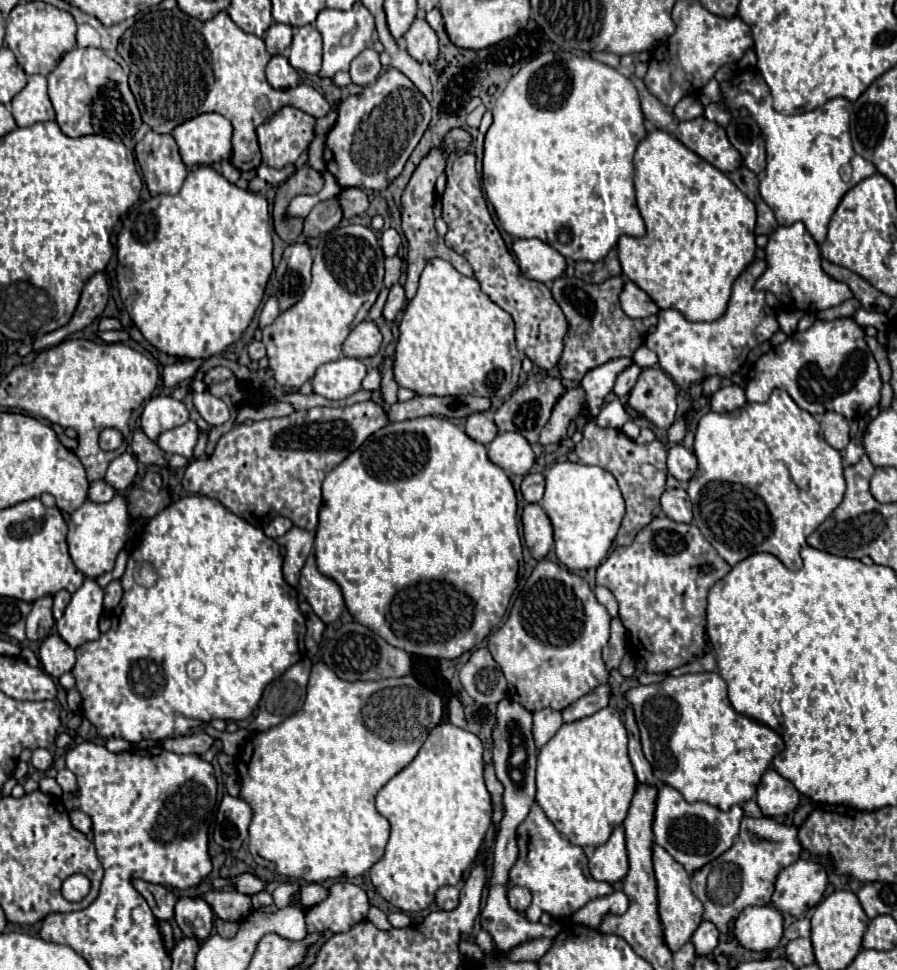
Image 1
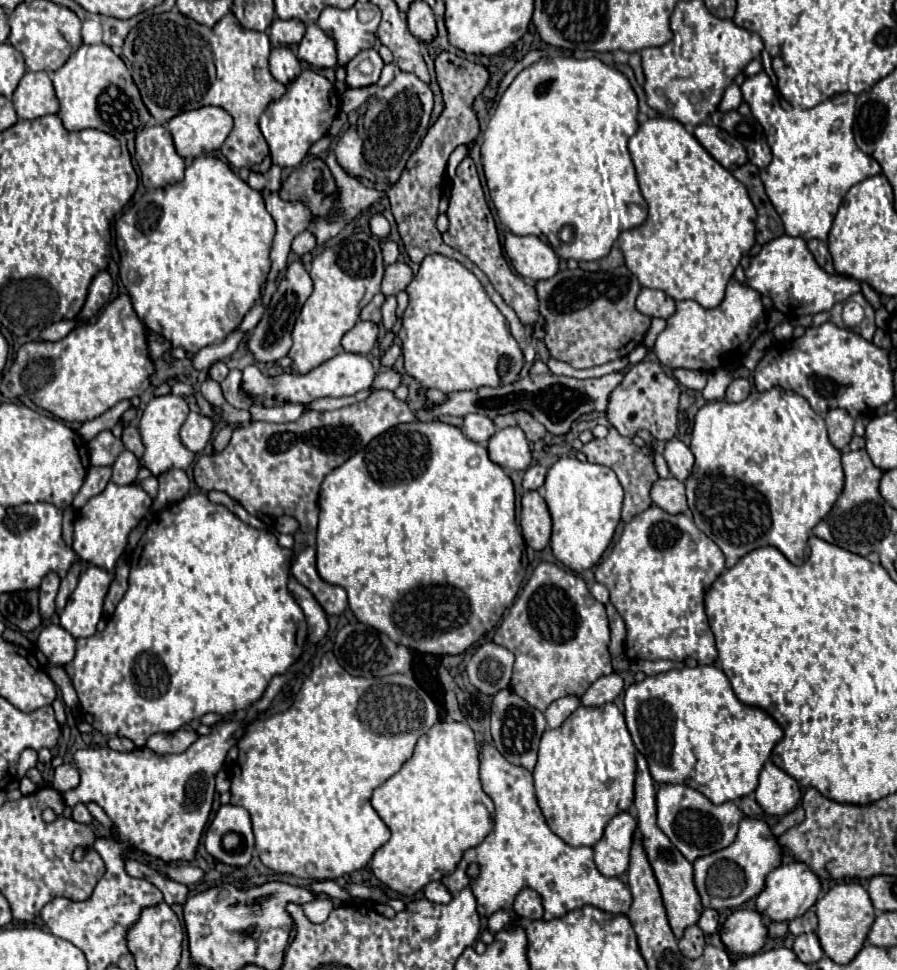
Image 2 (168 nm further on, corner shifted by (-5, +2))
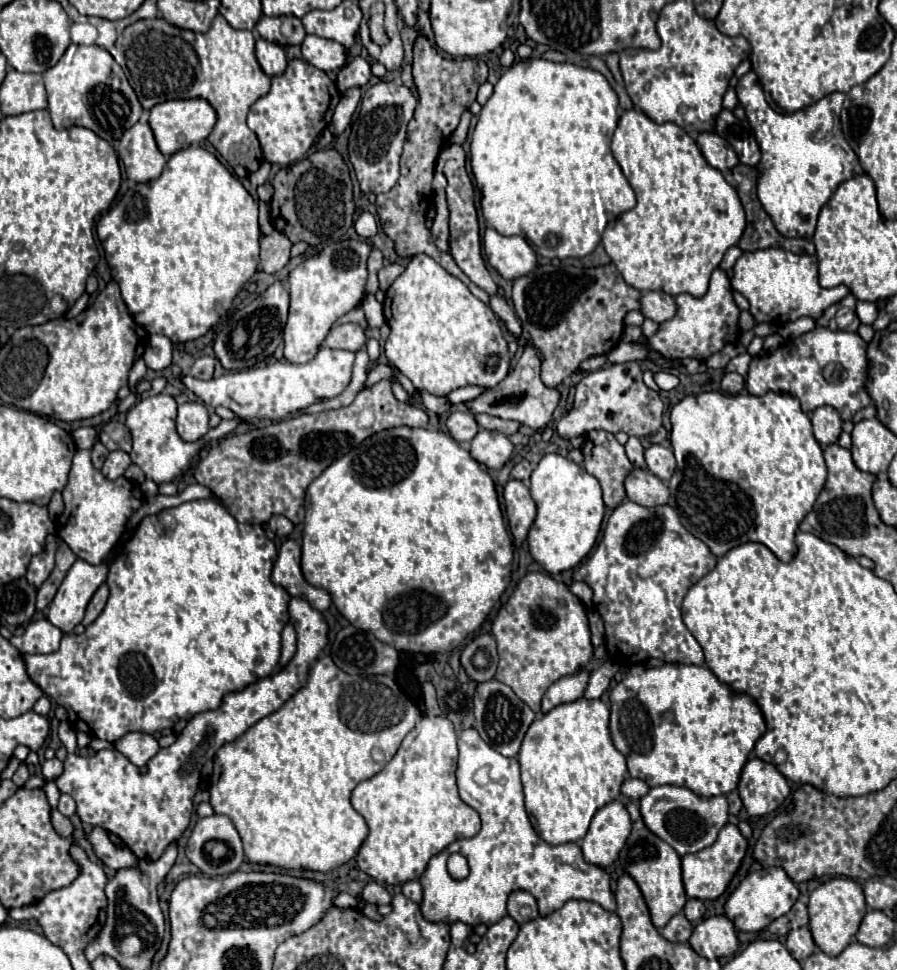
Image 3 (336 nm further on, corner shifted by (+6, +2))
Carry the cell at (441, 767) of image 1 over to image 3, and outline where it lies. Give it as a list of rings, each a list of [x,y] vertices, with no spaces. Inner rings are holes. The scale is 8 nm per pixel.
[[[445,716],[423,718],[401,742],[401,748],[393,756],[393,760],[373,778],[355,786],[351,802],[353,808],[365,818],[369,826],[369,836],[357,854],[359,868],[369,874],[379,884],[403,884],[407,880],[417,880],[427,862],[437,856],[437,852],[445,850],[451,842],[459,838],[471,838],[481,830],[479,814],[467,806],[457,790],[457,734],[453,722]]]

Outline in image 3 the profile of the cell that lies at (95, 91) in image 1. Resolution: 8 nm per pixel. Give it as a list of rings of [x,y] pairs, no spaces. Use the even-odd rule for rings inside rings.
[[[72,43],[61,56],[61,60],[43,74],[43,78],[49,96],[47,110],[57,130],[83,126],[115,146],[121,140],[123,132],[137,124],[143,112],[121,66],[113,60],[113,56],[107,50],[97,45],[84,46]]]

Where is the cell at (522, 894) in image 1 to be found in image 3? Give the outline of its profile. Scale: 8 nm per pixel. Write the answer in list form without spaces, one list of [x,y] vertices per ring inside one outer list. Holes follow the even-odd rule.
[[[517,890],[509,896],[507,900],[507,914],[517,920],[517,924],[525,924],[529,920],[535,920],[539,918],[539,912],[537,912],[537,902],[535,898],[529,894],[529,892],[523,892],[523,890]]]

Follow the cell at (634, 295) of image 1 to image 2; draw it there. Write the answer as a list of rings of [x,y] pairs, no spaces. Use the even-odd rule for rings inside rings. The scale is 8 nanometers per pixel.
[[[642,288],[638,300],[636,300],[636,308],[650,316],[650,318],[664,318],[668,320],[674,312],[676,312],[676,300],[670,298],[668,294],[664,294],[662,290],[652,290],[652,288]]]

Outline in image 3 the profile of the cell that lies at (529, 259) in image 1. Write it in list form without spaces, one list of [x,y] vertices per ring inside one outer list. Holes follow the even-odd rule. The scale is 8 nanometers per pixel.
[[[487,228],[483,236],[483,250],[487,262],[505,280],[525,276],[537,266],[537,254],[523,236],[503,236],[495,228]]]

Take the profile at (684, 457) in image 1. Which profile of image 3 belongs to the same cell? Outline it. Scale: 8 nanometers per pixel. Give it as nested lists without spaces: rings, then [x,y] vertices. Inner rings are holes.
[[[661,444],[649,446],[645,450],[645,462],[647,462],[647,468],[657,478],[661,478],[665,484],[671,480],[671,476],[675,472],[675,456],[673,456],[671,448],[665,448]]]

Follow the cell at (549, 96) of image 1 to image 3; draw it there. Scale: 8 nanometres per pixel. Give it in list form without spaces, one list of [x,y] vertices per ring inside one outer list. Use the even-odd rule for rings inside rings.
[[[535,58],[531,60],[523,60],[523,62],[515,62],[495,84],[495,92],[493,96],[487,100],[487,104],[483,106],[477,126],[471,134],[471,170],[477,182],[477,188],[481,190],[481,212],[487,220],[487,224],[491,224],[499,234],[503,236],[523,236],[527,238],[535,250],[545,256],[545,258],[583,258],[587,254],[591,254],[597,244],[601,242],[601,234],[605,230],[605,226],[619,218],[621,214],[625,214],[627,210],[631,210],[635,206],[635,194],[633,188],[629,186],[627,178],[623,176],[617,160],[613,158],[611,152],[611,138],[613,132],[617,128],[619,122],[619,114],[617,114],[617,106],[619,106],[619,98],[615,94],[615,90],[609,86],[609,82],[605,80],[605,76],[601,76],[601,72],[593,70],[593,68],[585,68],[585,66],[575,66],[575,64],[555,64],[543,58]]]

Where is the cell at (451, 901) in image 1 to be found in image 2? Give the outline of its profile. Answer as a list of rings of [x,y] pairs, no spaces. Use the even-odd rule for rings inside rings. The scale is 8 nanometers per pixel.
[[[432,882],[432,884],[428,884],[428,886],[424,888],[424,896],[426,896],[426,900],[436,902],[436,904],[448,904],[448,902],[452,900],[448,888],[446,888],[442,882]]]

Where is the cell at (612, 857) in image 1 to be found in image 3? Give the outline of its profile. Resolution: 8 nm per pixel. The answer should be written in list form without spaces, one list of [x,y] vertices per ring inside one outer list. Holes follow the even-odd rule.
[[[609,802],[591,820],[587,836],[581,840],[585,862],[611,866],[631,832],[631,818],[621,802]]]

